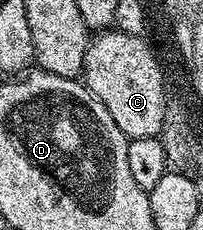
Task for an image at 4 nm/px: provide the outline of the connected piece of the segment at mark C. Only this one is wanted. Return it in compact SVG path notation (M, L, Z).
M108 28L96 33L87 43L85 52L85 64L81 81L101 104L105 104L105 109L109 111L109 116L125 132L125 136L132 138L159 138L163 133L161 120L164 119L163 90L159 90L159 70L156 70L154 61L151 60L151 53L145 49L147 42L143 36L137 34L123 34L118 28Z

